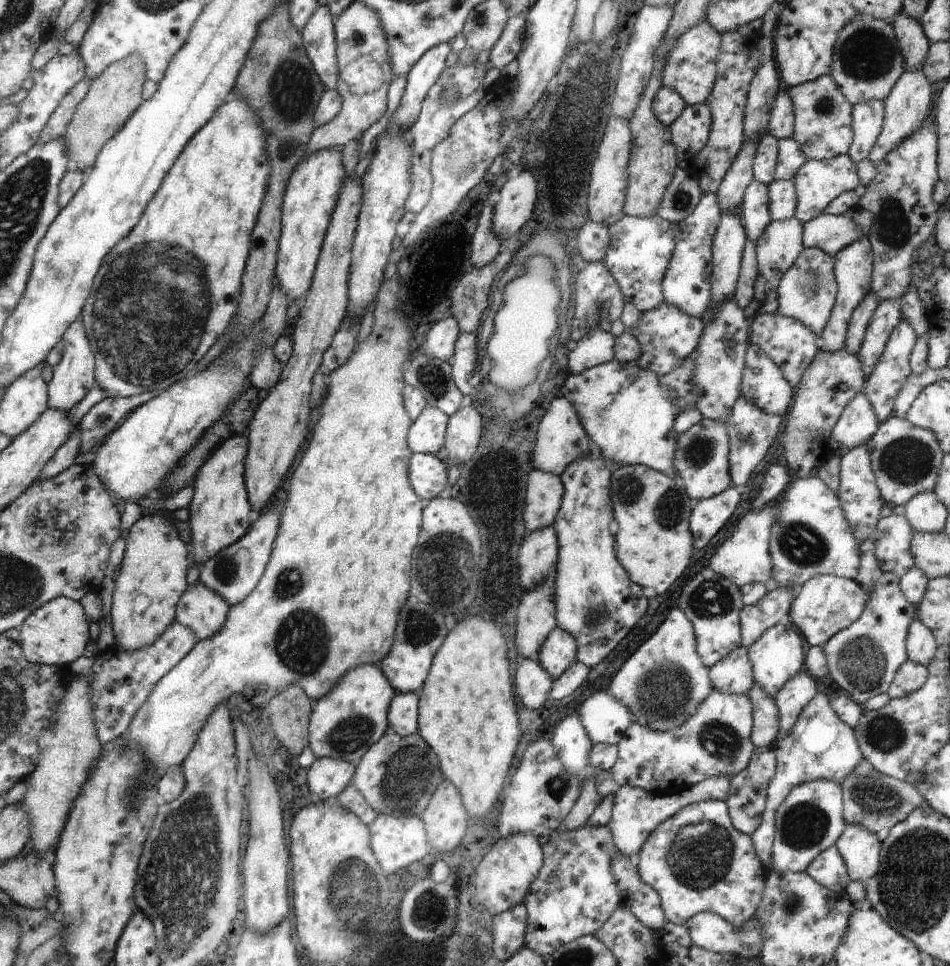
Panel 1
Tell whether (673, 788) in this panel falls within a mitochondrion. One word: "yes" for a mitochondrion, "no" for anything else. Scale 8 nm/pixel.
no

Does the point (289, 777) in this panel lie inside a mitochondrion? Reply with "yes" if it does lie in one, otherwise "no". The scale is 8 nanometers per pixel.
no

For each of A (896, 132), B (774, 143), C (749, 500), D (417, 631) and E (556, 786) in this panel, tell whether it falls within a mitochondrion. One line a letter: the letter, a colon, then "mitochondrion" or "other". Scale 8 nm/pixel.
A: other
B: other
C: other
D: mitochondrion
E: mitochondrion

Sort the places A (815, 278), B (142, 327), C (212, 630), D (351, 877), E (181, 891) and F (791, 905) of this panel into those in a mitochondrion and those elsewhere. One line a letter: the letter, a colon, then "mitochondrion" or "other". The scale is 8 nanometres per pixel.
A: mitochondrion
B: mitochondrion
C: other
D: mitochondrion
E: mitochondrion
F: mitochondrion

